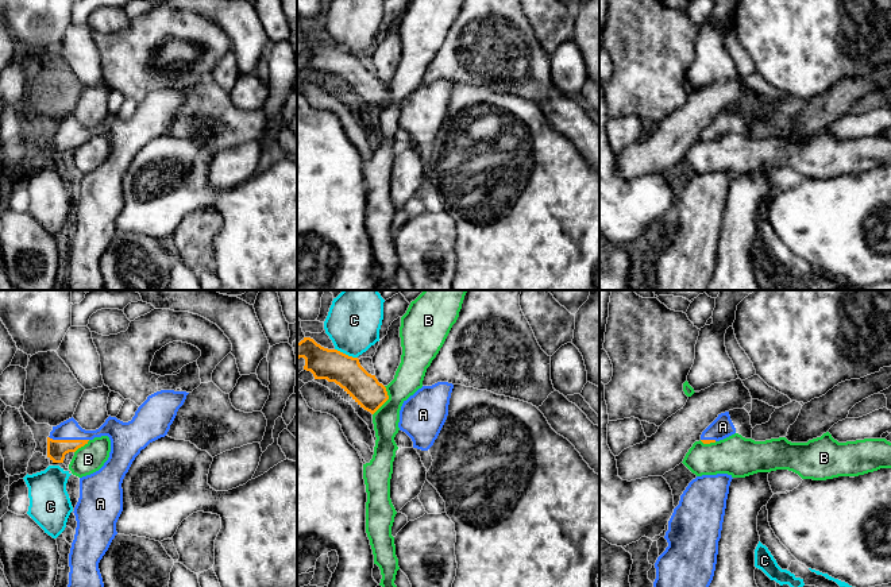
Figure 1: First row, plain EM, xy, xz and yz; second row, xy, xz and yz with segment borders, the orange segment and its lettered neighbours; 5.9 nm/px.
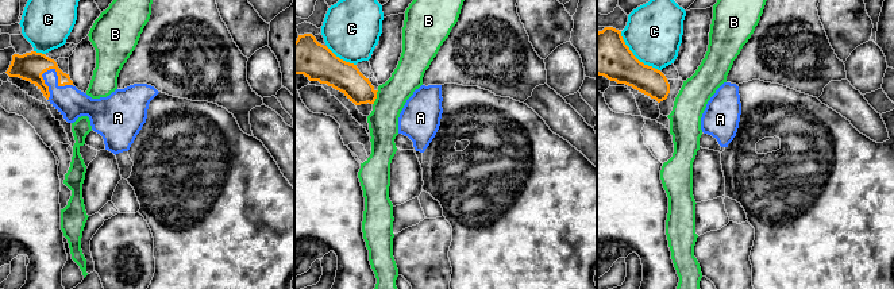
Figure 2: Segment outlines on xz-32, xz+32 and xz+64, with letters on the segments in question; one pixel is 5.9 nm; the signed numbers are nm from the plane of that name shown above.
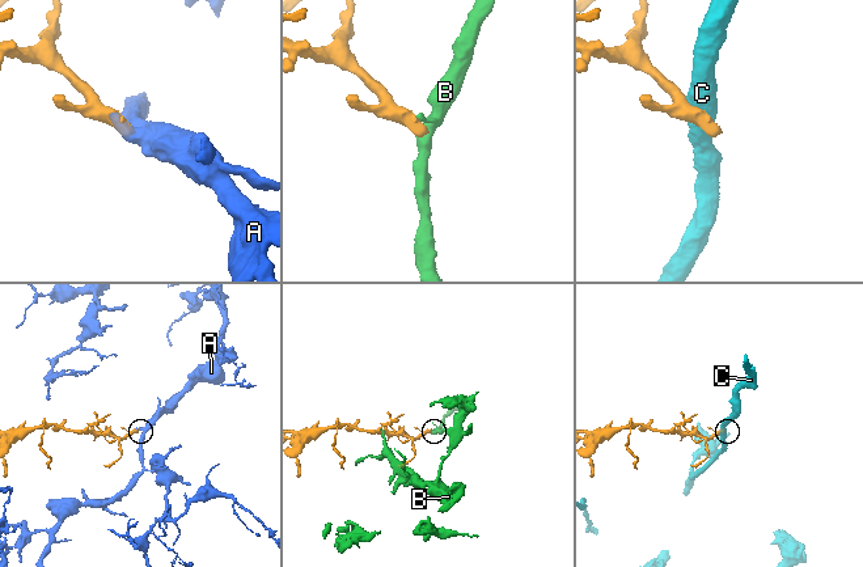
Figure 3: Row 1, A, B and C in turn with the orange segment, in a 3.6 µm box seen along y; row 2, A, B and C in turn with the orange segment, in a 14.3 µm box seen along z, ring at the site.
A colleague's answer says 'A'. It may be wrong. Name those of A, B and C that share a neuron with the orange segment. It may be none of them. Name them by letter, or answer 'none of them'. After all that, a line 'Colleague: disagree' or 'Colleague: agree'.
A
Colleague: agree

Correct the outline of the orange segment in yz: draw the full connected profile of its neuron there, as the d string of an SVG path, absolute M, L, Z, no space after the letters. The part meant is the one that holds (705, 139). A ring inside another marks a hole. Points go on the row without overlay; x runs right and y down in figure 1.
M729 109L718 112L718 115L702 130L701 139L703 142L724 138L736 131L736 125L730 117Z

